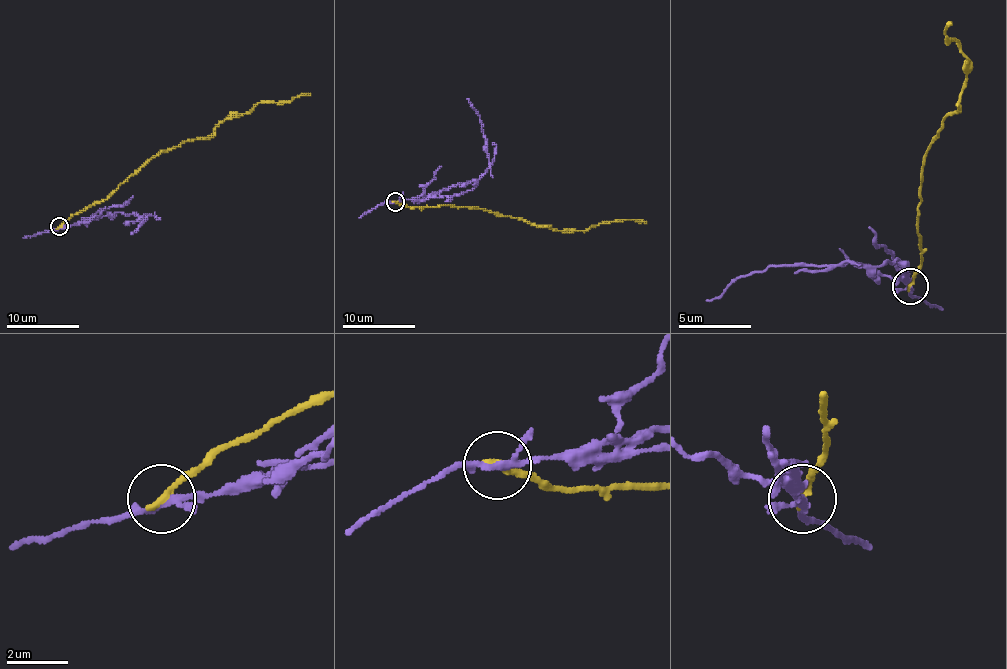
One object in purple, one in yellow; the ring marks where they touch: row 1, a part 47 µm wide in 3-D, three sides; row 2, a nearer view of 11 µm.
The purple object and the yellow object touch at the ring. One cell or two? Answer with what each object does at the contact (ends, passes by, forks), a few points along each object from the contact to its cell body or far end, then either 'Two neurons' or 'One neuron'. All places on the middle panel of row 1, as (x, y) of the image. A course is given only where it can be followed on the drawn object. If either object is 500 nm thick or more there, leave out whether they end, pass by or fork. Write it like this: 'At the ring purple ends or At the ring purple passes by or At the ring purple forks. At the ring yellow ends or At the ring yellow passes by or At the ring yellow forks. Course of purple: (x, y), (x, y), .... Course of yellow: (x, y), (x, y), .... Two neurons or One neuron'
At the ring purple forks. At the ring yellow ends. Course of purple: (396, 201), (460, 196), (474, 187), (485, 172), (489, 166), (489, 154), (480, 115), (467, 99). Course of yellow: (396, 201), (410, 207), (485, 208), (498, 216), (562, 230), (584, 230), (628, 219), (646, 223). Two neurons

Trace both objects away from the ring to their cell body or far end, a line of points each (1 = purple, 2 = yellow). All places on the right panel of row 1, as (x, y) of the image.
1: (909, 287), (898, 258), (880, 265), (851, 262), (840, 265), (768, 265), (739, 276), (706, 301)
2: (909, 287), (920, 262), (916, 207), (924, 156), (956, 109), (967, 73), (956, 41), (945, 37), (953, 22)

